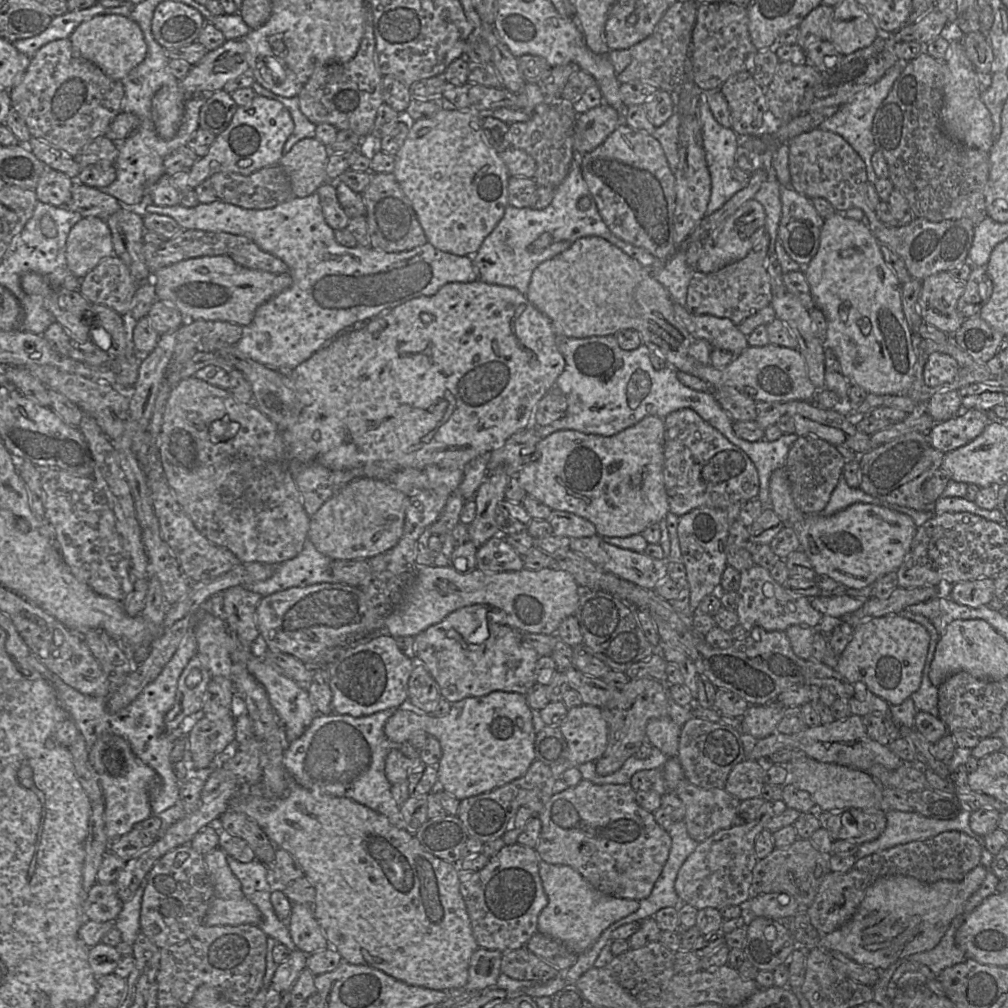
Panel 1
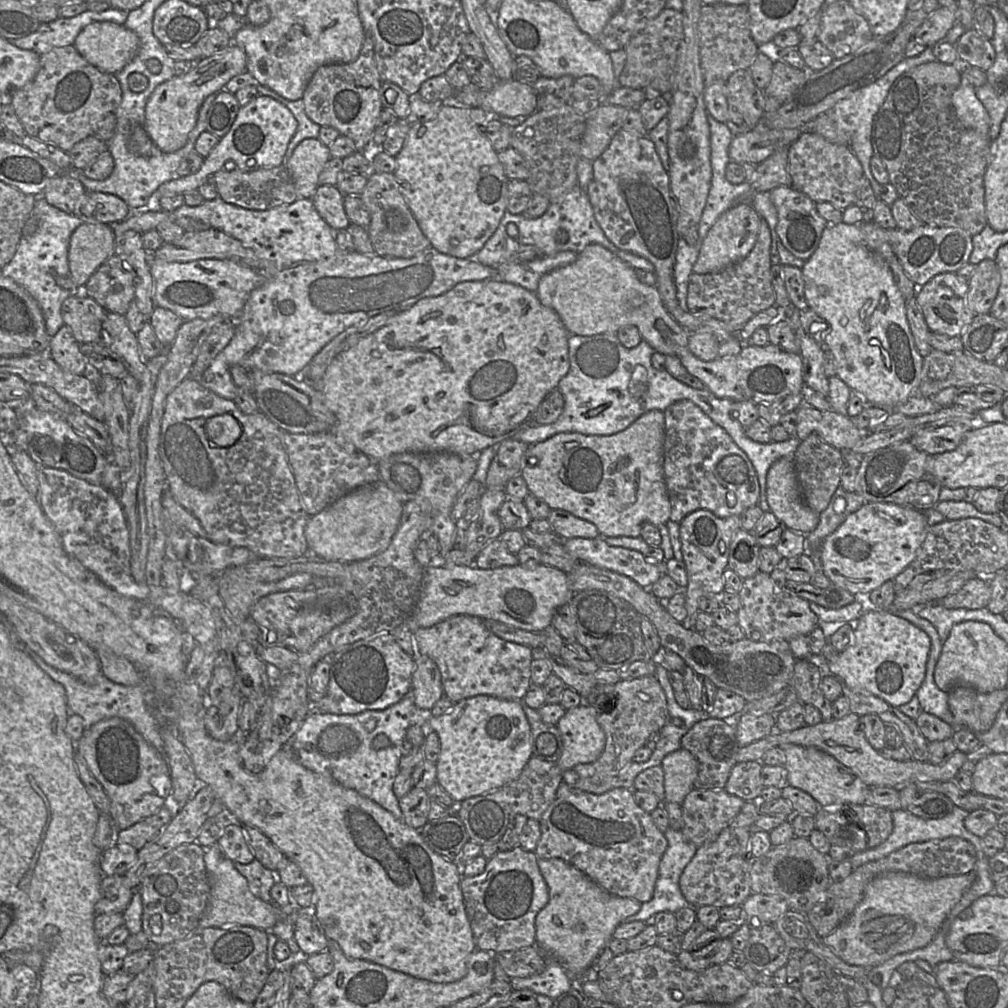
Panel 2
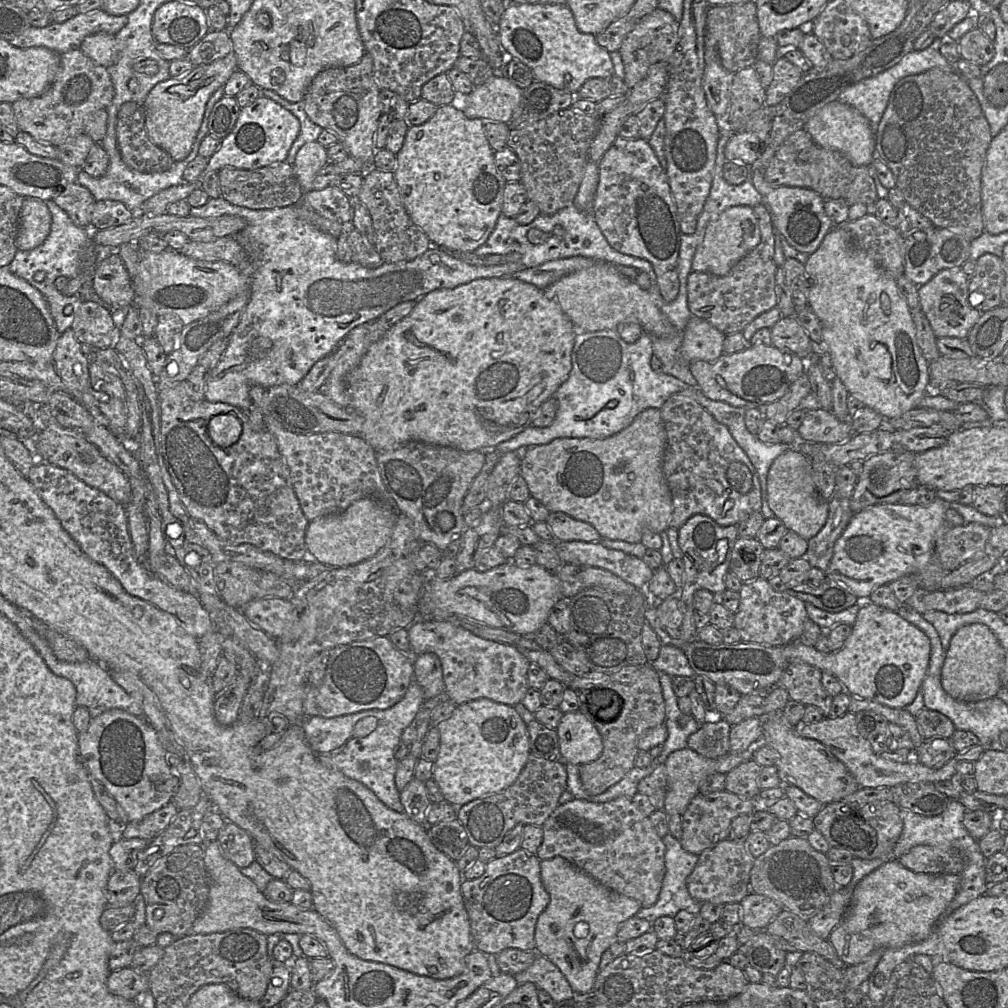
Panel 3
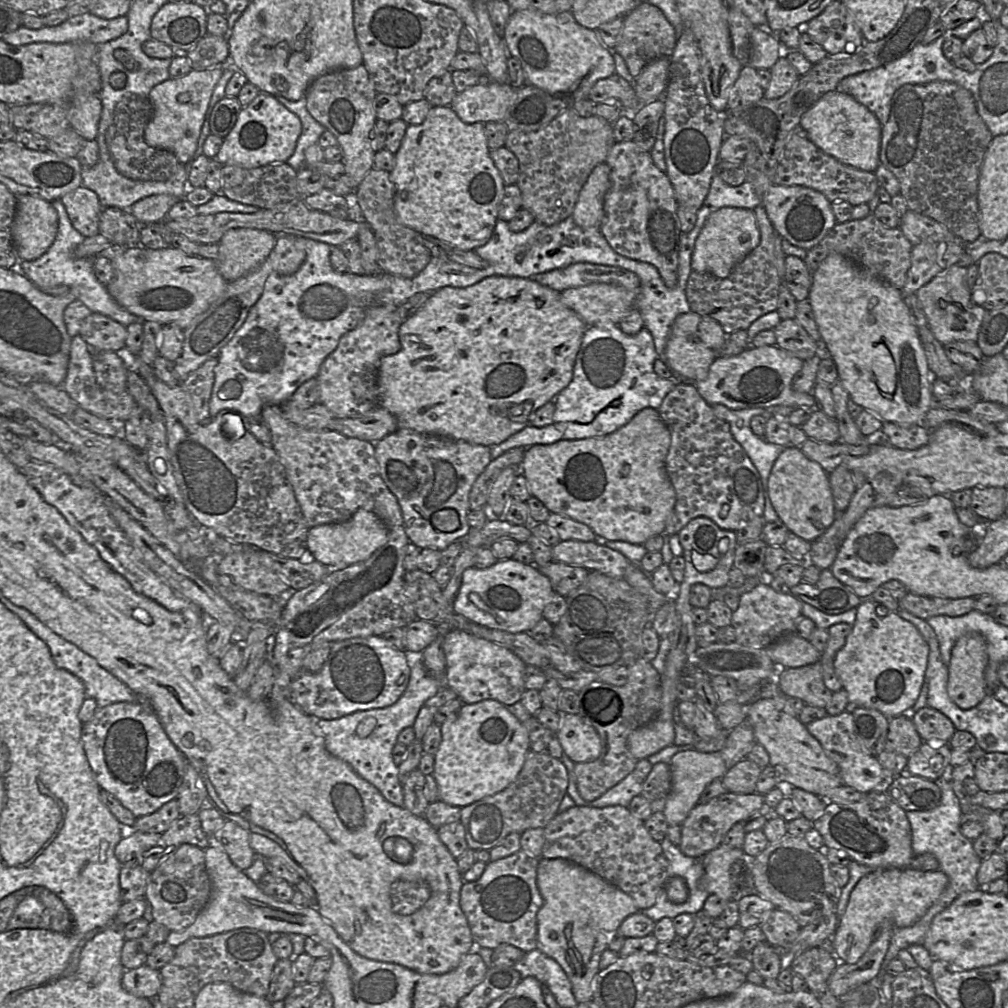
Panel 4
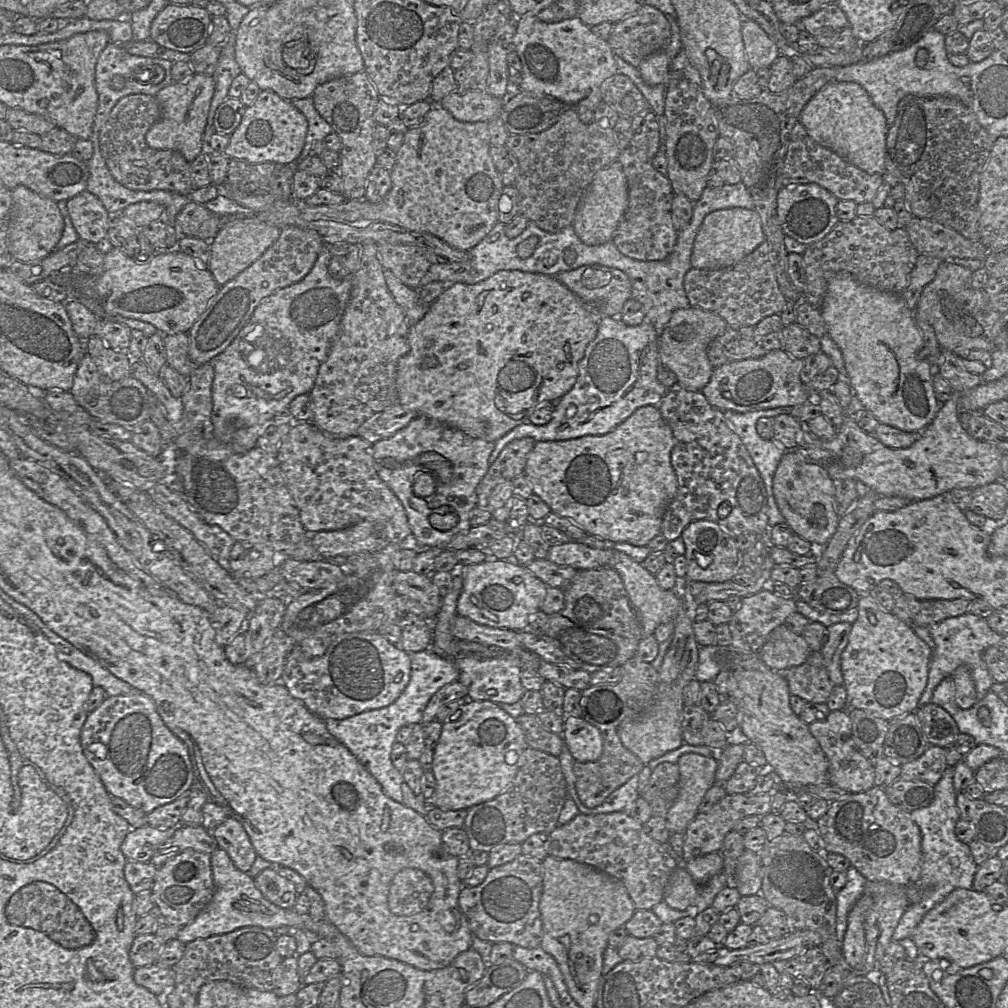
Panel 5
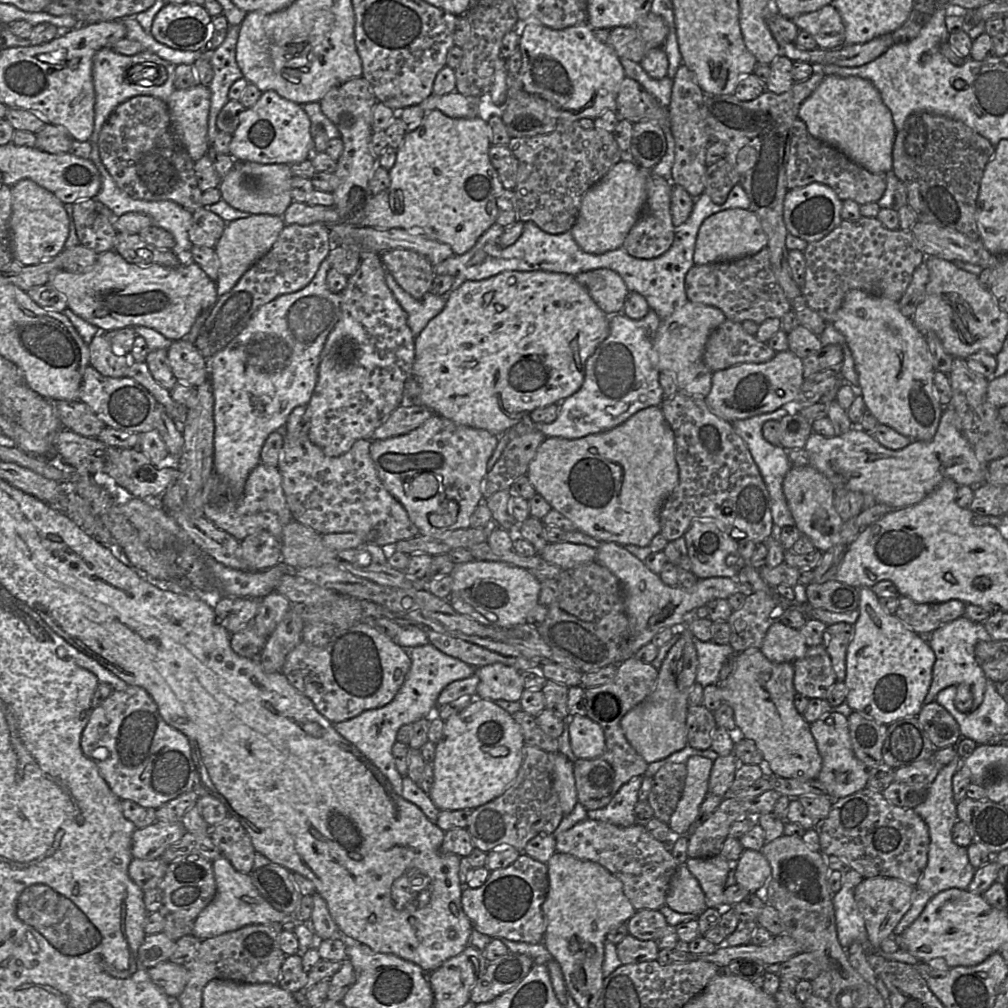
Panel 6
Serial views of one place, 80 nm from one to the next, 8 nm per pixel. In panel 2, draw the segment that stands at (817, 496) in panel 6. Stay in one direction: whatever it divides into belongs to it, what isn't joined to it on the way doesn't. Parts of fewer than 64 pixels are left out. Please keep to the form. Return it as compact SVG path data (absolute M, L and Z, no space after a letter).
M784 456L771 465L766 479L766 495L770 511L786 528L804 535L816 529L820 514L813 511L803 499L793 457Z

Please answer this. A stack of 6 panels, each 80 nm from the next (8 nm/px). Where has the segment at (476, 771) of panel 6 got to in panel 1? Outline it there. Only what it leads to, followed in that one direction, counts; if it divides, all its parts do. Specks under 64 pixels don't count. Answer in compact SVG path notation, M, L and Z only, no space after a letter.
M494 691L480 697L466 697L453 703L448 714L435 716L421 710L401 705L388 718L384 728L384 734L395 745L408 741L415 732L425 732L435 737L441 746L442 757L437 764L438 786L443 791L453 795L458 800L477 796L492 791L522 777L535 756L535 737L531 709L527 704L526 696L514 693Z

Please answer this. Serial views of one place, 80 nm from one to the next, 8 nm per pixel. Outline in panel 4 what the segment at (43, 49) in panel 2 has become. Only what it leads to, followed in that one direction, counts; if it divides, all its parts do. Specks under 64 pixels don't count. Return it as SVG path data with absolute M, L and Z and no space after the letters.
M85 13L69 17L57 26L44 26L37 30L21 26L4 36L2 40L13 46L39 42L60 44L76 41L87 41L99 45L125 34L128 27L127 15L104 19L91 13Z

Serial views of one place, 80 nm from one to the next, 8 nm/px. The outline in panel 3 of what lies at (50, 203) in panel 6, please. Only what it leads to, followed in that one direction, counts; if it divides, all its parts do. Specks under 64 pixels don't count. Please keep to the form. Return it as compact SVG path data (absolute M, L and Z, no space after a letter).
M24 198L15 239L18 250L28 251L40 246L51 229L51 213L40 199Z

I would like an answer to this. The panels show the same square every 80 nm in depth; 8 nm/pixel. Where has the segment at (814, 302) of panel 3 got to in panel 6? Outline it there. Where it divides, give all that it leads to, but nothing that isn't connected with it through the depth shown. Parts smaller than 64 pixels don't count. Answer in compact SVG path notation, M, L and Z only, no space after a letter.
M851 289L846 293L841 307L834 316L832 324L835 327L835 329L845 337L846 344L850 349L854 360L855 370L858 374L857 391L863 397L866 409L873 414L878 423L889 426L899 434L908 437L911 440L911 442L912 441L928 442L932 440L937 431L941 413L944 408L939 403L934 390L933 375L935 370L932 365L932 358L928 351L924 335L916 328L916 326L914 325L913 321L910 318L905 317L900 312L898 302L892 301L887 298L871 295L860 289Z

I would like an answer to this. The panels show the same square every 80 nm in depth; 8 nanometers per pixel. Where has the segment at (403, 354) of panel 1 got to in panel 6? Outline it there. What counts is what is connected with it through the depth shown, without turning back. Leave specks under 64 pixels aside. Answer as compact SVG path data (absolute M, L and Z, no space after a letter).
M507 270L503 271L495 276L492 276L487 279L479 280L479 281L457 281L457 284L454 286L454 288L449 292L447 296L447 302L443 310L436 315L434 318L432 318L426 327L421 331L419 335L415 337L414 344L415 344L415 358L412 366L412 372L411 377L413 377L415 380L419 383L419 392L417 395L417 398L415 400L415 404L417 405L423 405L429 409L431 409L435 414L447 418L449 420L452 420L458 424L466 425L472 428L476 429L484 429L492 434L495 434L496 436L501 435L502 433L505 433L509 429L511 429L513 426L521 422L522 420L529 419L529 414L536 408L546 407L551 404L556 403L562 403L567 397L573 395L575 392L577 392L584 381L584 375L585 375L585 364L587 359L595 352L596 348L608 337L610 328L609 328L609 318L604 311L602 311L599 306L595 303L595 301L591 298L589 293L586 291L586 289L581 286L574 276L570 274L564 274L564 273L557 273L557 272L546 272L546 271L514 271L514 270Z

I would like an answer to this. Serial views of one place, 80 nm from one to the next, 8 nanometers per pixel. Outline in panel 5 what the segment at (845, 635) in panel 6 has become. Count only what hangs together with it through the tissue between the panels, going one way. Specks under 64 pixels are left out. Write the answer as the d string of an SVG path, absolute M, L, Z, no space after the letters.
M840 622L827 627L828 635L821 653L828 672L829 679L834 686L844 684L841 670L841 654L848 644L852 624Z

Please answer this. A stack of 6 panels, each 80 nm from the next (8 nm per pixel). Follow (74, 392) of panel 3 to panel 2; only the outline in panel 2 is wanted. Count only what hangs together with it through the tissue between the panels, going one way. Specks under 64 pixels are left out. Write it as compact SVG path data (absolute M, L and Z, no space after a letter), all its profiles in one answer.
M67 325L50 337L48 353L63 370L74 375L89 375L91 371L86 357L80 351L80 344Z

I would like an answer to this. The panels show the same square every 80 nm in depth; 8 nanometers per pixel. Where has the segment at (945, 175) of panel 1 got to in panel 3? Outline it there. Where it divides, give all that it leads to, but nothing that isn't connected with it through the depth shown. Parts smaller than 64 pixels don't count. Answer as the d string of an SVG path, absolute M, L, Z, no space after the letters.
M932 68L899 80L890 93L875 139L875 157L893 173L896 187L909 206L929 219L935 228L961 234L970 242L984 232L981 177L992 136L975 94L960 73Z

